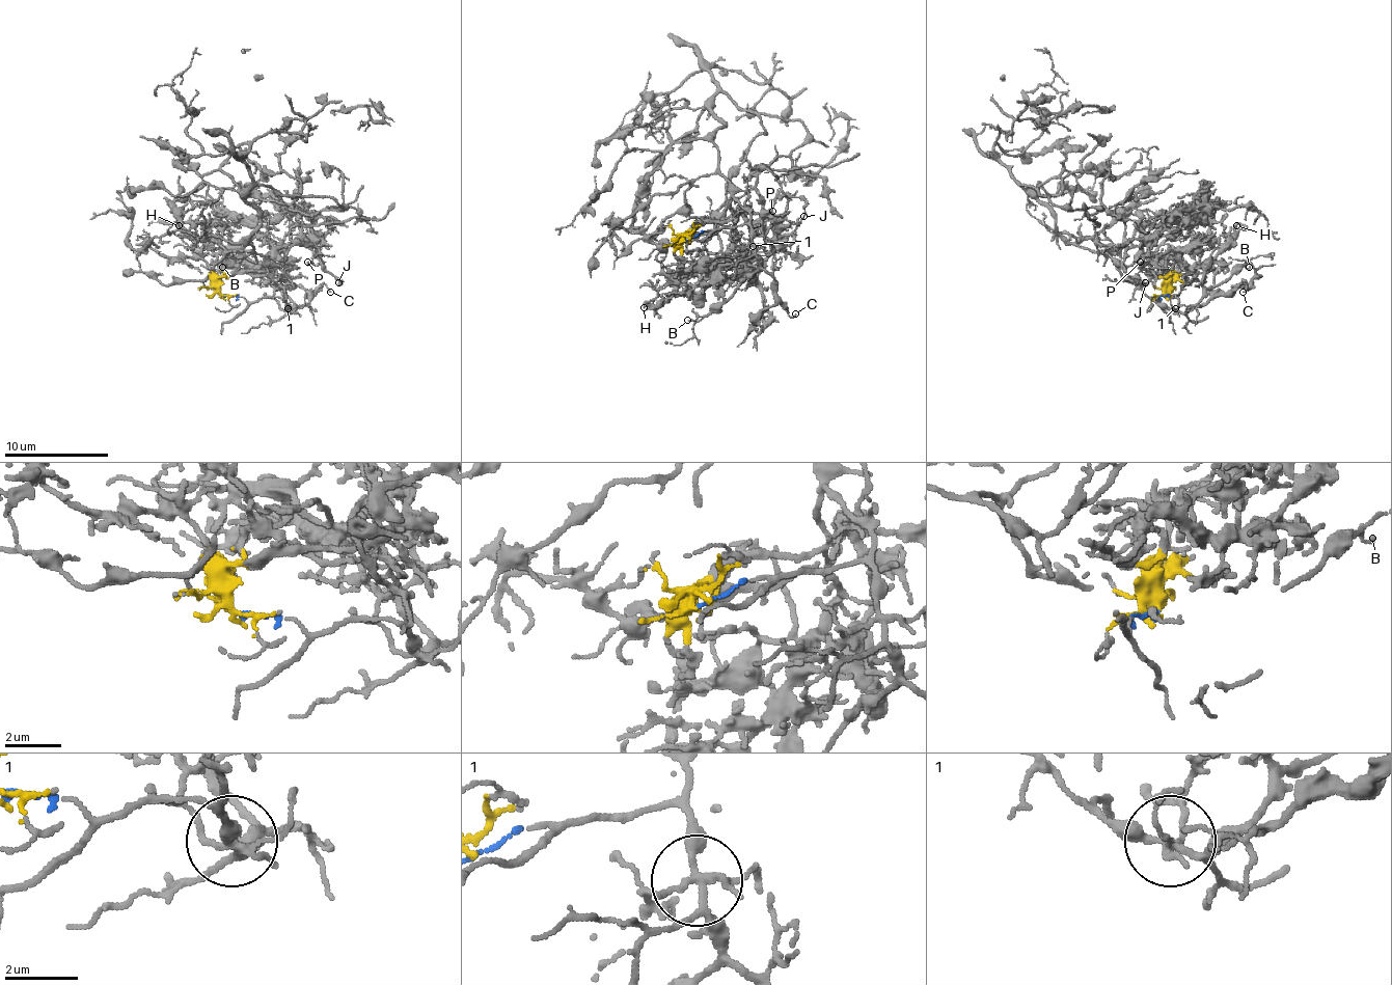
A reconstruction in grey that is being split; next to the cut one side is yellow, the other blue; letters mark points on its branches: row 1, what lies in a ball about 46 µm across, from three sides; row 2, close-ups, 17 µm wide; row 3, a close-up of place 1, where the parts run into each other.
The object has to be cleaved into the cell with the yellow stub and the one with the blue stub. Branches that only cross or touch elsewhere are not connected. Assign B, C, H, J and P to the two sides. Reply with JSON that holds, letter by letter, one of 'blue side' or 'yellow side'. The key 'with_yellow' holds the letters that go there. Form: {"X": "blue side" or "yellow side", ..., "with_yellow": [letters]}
{"B": "blue side", "C": "blue side", "H": "yellow side", "J": "yellow side", "P": "yellow side", "with_yellow": ["H", "J", "P"]}

